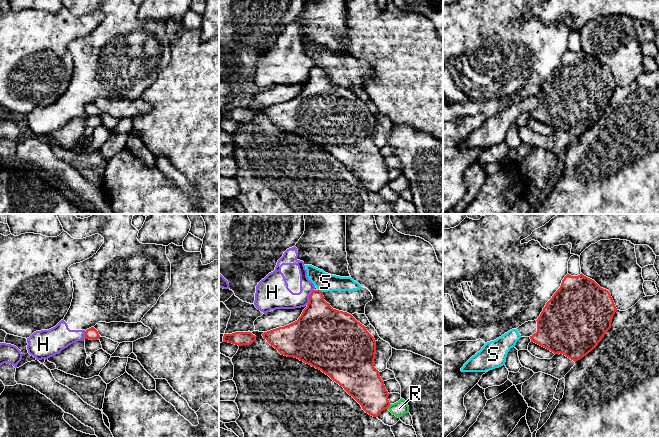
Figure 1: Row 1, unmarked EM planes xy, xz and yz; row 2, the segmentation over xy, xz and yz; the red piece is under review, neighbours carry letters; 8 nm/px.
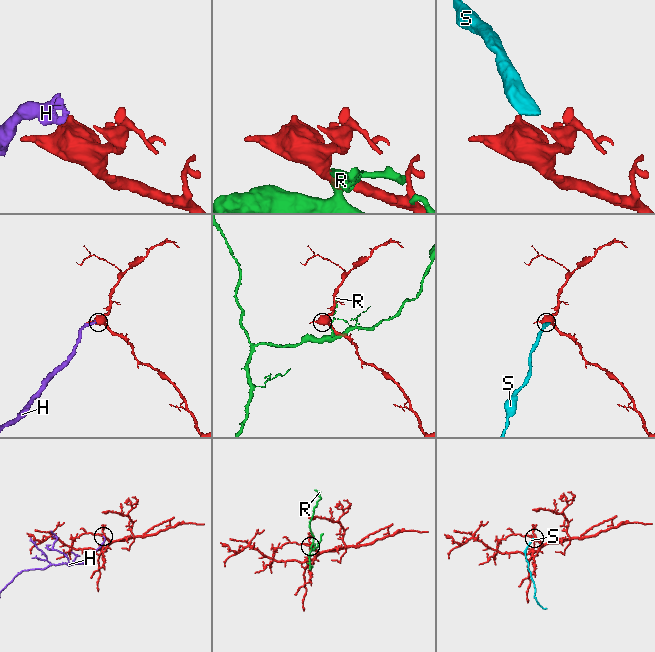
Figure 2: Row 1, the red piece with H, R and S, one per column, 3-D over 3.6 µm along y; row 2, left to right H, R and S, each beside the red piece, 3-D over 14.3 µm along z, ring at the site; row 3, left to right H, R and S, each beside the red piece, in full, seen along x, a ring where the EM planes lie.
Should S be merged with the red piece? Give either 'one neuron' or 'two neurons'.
two neurons

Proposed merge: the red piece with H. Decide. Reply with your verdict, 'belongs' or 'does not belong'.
does not belong

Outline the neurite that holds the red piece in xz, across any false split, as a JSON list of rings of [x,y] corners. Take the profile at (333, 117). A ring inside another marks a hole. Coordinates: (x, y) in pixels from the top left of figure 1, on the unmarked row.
[[[314,66],[311,68],[309,79],[297,97],[284,103],[264,108],[262,112],[281,131],[297,134],[328,151],[333,157],[342,162],[369,191],[378,193],[383,186],[388,185],[390,182],[389,169],[380,153],[380,148],[374,143],[376,129],[374,113],[351,90],[333,85],[324,76],[322,67]]]

